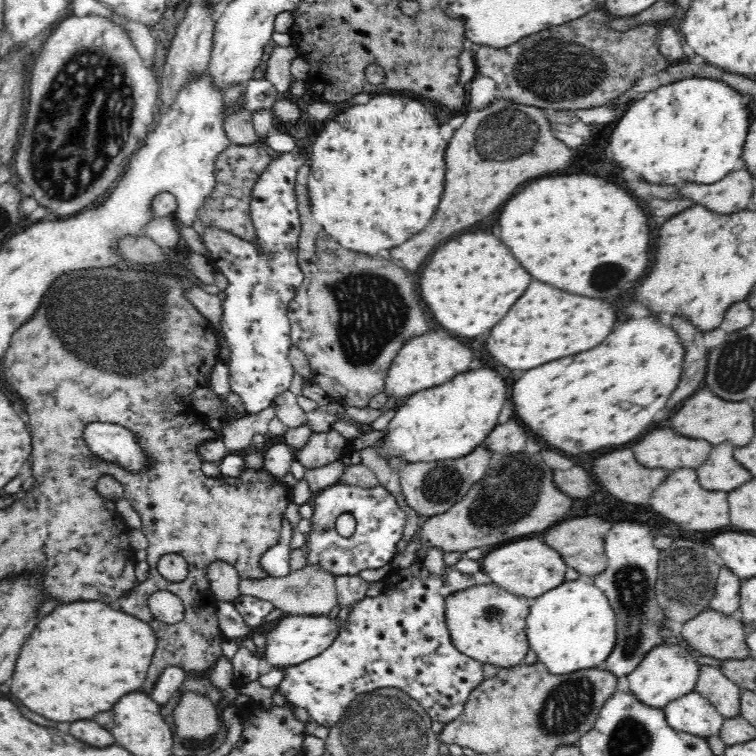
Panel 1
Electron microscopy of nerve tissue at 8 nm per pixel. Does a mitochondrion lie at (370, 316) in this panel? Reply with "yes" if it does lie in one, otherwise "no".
yes

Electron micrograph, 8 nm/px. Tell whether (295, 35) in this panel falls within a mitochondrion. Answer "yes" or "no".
no

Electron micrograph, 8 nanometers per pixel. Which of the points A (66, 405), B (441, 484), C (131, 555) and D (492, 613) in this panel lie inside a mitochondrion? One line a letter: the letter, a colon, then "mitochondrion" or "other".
A: other
B: mitochondrion
C: other
D: mitochondrion

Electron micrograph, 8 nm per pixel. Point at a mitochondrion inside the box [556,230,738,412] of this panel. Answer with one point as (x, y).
(611, 276)

